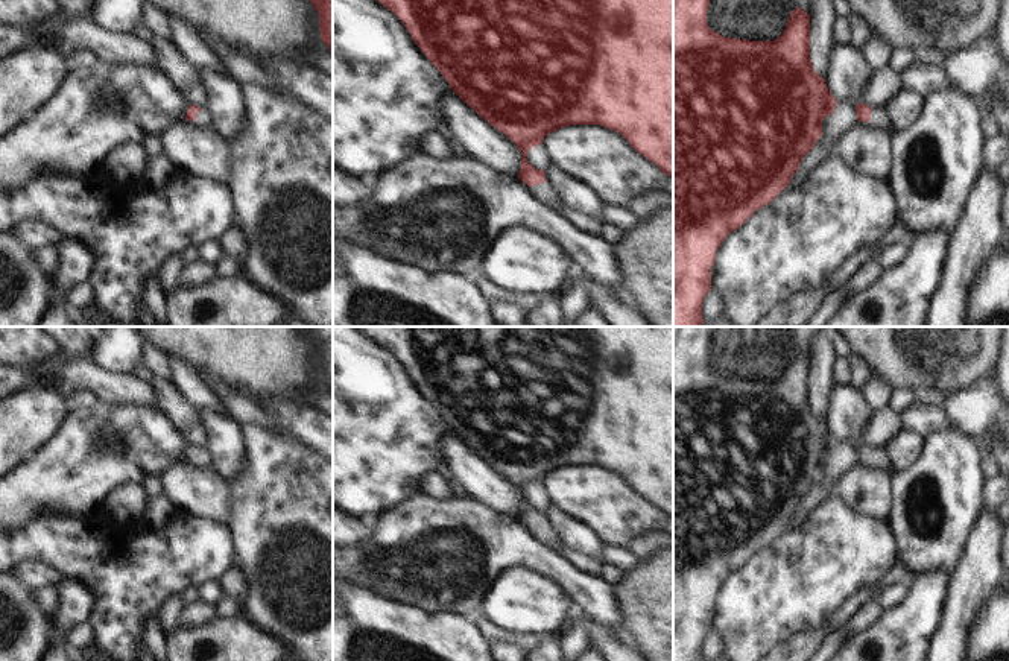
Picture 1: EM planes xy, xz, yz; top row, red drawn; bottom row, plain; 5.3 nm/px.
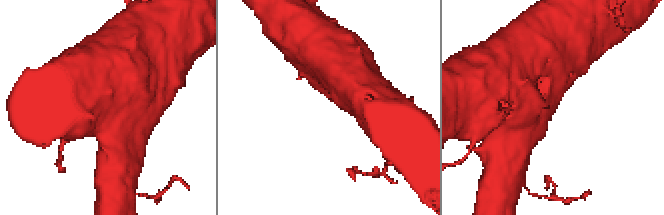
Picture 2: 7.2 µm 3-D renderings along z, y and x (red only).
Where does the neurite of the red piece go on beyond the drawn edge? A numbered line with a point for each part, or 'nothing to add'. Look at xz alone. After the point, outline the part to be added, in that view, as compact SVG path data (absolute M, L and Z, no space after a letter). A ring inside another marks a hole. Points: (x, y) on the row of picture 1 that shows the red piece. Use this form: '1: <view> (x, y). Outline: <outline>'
1: xz (546, 192). Outline: M536 184L535 187L532 187L532 191L542 199L546 204L555 207L559 210L561 205L565 204L565 201L562 199L562 196L559 195L559 191L552 185L552 184Z

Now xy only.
1: xy (204, 117). Outline: M201 109L201 111L196 114L196 120L195 120L195 122L214 128L213 120L211 120L211 114L210 114L207 109Z

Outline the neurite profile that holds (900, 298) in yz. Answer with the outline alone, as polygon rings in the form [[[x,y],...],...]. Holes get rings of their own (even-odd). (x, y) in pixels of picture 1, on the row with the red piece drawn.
[[[945,226],[915,232],[907,257],[871,287],[846,301],[825,327],[922,327],[930,298],[944,275],[951,234]]]

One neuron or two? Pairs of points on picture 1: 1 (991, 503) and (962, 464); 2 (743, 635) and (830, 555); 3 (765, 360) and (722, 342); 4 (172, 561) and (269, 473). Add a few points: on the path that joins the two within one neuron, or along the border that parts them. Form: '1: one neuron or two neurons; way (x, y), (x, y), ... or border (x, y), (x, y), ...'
1: two neurons; border (985, 479), (980, 508)
2: one neuron; way (765, 614), (809, 572)
3: one neuron; way (754, 360), (740, 360), (733, 353)
4: two neurons; border (230, 525), (234, 534), (237, 556)

